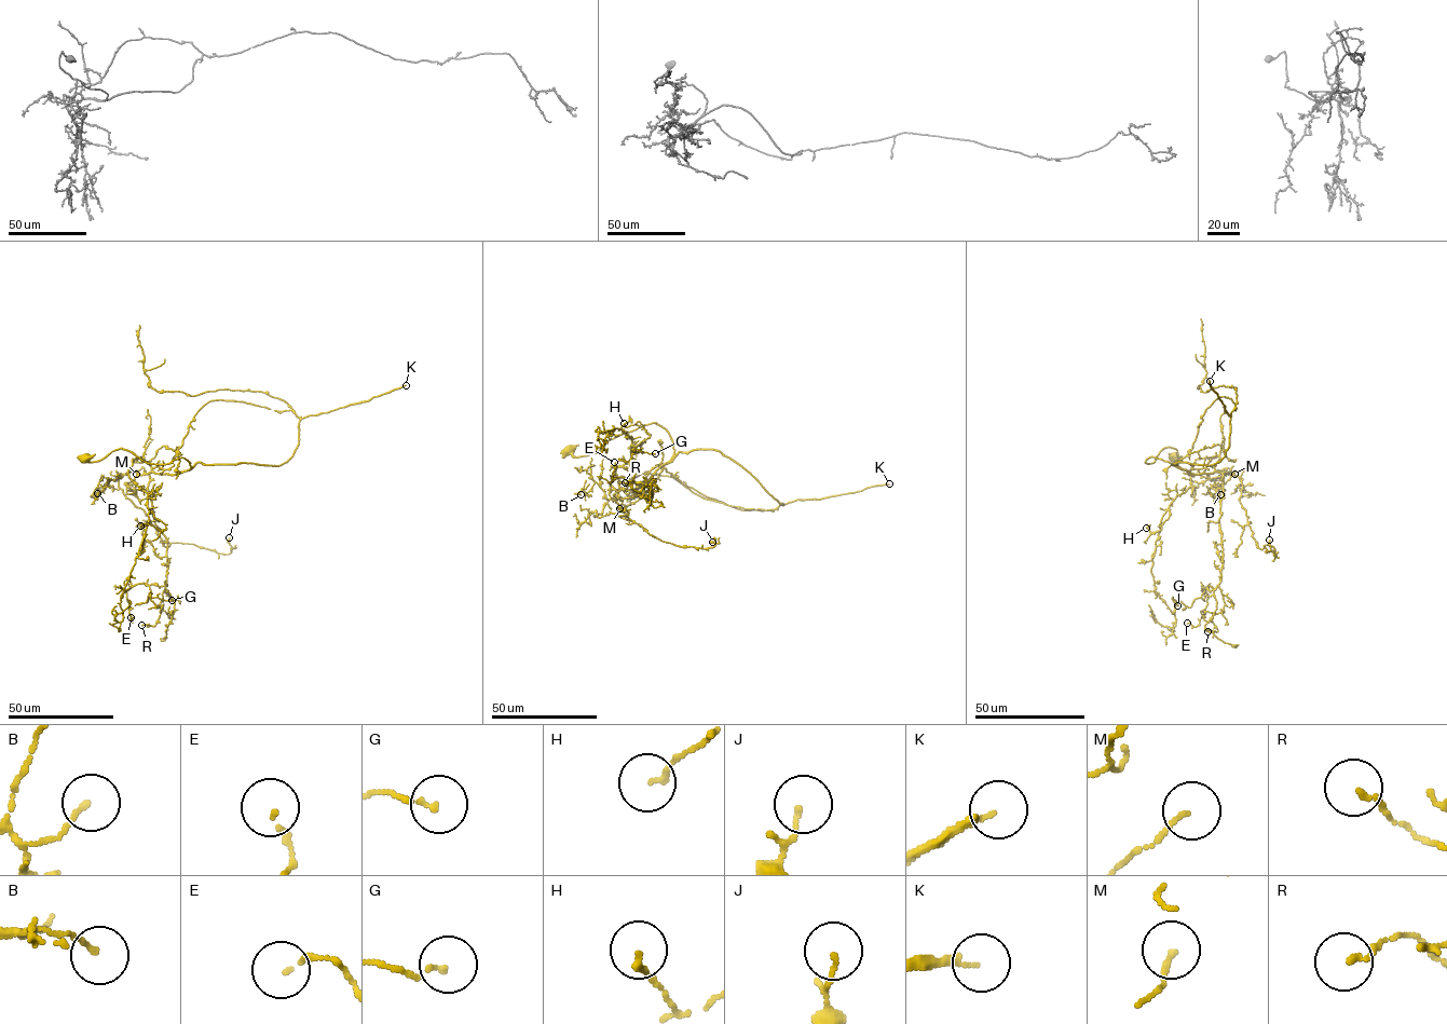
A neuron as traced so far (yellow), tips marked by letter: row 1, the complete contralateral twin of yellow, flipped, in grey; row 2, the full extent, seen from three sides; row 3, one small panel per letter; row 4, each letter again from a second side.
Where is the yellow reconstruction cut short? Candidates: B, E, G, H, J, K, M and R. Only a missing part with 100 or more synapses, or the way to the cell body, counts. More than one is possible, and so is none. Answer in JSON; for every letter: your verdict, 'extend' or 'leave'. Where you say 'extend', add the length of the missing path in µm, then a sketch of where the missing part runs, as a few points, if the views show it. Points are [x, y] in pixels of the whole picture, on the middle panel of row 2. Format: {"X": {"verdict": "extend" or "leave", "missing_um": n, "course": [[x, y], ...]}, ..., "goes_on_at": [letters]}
{"B": {"verdict": "leave"}, "E": {"verdict": "leave"}, "G": {"verdict": "leave"}, "H": {"verdict": "leave"}, "J": {"verdict": "leave"}, "K": {"verdict": "extend", "missing_um": 300}, "M": {"verdict": "leave"}, "R": {"verdict": "leave"}, "goes_on_at": ["K"]}

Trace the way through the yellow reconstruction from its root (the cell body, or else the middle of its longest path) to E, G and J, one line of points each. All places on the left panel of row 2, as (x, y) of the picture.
E: (85, 458), (124, 449), (148, 463), (183, 458), (191, 466), (149, 473), (166, 579), (126, 591), (131, 617)
G: (85, 458), (124, 449), (150, 463), (190, 462), (149, 473), (167, 567), (146, 602), (172, 600)
J: (85, 458), (187, 459), (188, 470), (131, 472), (119, 487), (165, 547), (228, 554), (229, 537)

